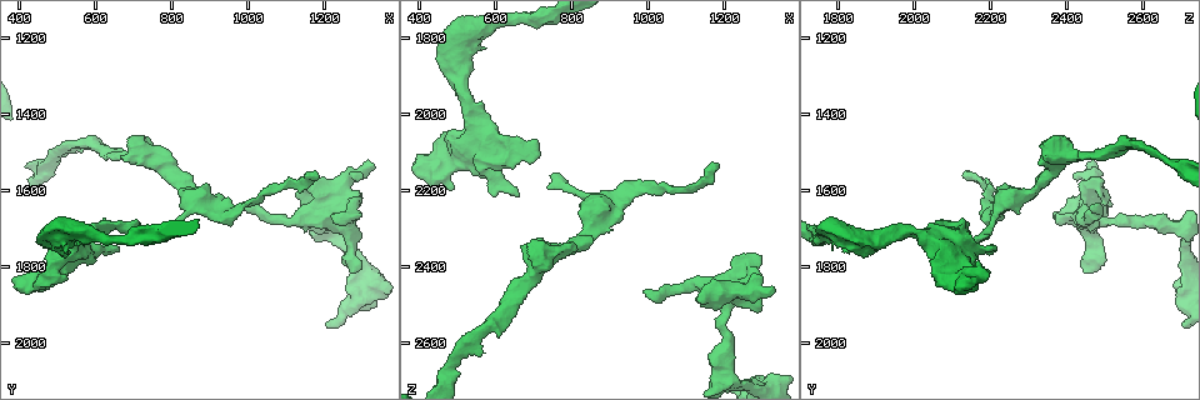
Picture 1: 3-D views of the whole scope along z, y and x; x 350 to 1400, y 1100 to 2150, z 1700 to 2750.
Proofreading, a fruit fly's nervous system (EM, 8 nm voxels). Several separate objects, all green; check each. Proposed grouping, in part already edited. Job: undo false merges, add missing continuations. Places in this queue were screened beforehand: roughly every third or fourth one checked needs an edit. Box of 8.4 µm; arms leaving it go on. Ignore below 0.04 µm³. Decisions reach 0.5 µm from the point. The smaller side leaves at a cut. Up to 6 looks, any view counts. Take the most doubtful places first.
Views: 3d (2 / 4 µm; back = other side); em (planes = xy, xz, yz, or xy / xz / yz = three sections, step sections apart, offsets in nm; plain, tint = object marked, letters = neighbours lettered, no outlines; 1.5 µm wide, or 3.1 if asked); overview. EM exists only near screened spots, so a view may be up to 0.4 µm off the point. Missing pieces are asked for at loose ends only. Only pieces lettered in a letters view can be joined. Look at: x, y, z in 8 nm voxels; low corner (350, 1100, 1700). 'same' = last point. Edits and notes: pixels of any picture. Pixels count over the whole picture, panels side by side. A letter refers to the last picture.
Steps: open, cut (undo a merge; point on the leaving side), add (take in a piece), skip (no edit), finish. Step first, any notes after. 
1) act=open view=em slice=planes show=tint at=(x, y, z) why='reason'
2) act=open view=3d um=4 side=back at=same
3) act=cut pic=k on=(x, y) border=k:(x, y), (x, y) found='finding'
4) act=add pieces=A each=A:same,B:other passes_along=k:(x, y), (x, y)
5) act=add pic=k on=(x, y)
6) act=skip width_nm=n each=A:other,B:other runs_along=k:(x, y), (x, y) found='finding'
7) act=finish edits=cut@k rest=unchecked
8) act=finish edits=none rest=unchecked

act=open view=em slice=xy step=4 show=letters at=(1140, 1640, 2495) why='an open end'

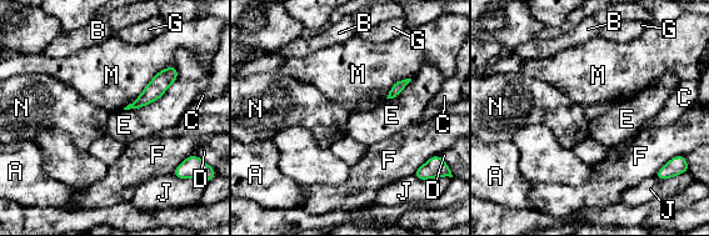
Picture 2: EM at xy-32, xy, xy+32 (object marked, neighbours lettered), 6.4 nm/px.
act=open view=em slice=planes show=letters at=same why='another direction'

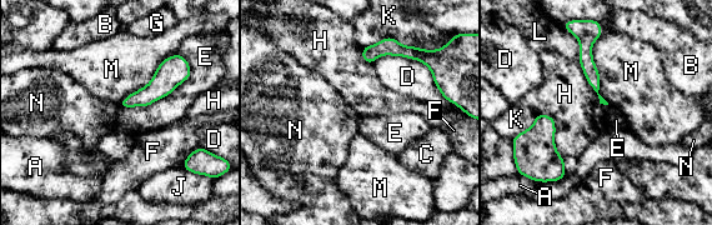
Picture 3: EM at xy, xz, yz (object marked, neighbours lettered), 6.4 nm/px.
act=skip longest_contact=D:550nm each=A:other,B:other,C:other,D:other,E:other,F:other,G:other,H:other,J:other,K:other,L:other,M:other,N:other border=3:(600, 103), (608, 104) found='none of them fits'

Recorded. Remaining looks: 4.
act=open view=3d um=4 at=(705, 1675, 2065) why='an open end'

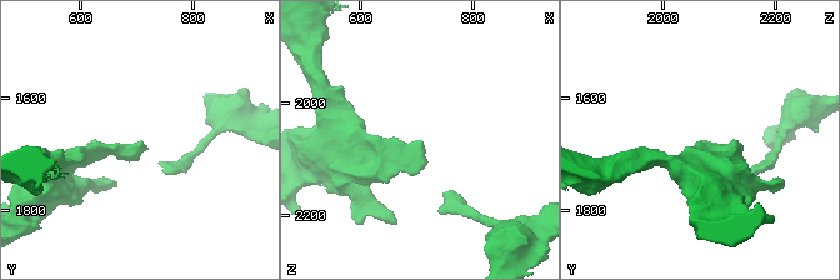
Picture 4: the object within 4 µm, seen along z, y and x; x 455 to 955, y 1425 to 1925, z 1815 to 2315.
act=open view=em slice=yz step=4 show=letters at=(705, 1680, 2075)

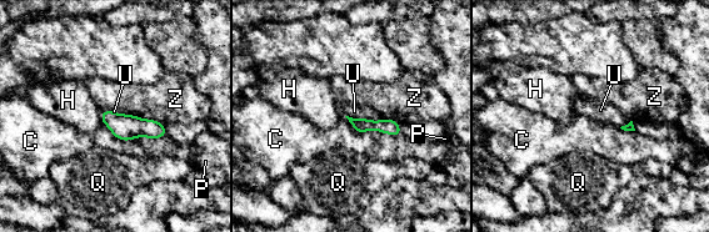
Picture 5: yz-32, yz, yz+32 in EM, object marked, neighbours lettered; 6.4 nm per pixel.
act=skip each=C:other,H:other,P:other,Q:other,U:other,Z:other runs_along=5:(354, 121), (397, 131) found='none of them fits'

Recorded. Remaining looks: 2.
act=open view=em slice=xy step=8 show=letters at=(1335, 1535, 2450) why='an open end'

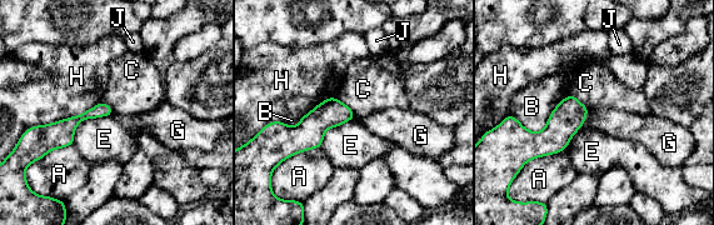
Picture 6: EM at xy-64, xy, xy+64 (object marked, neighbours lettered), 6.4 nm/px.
act=skip longest_contact=H:500nm each=A:other,B:other,C:other,E:other,G:other,H:other,J:other found='no lettered piece goes on from it'

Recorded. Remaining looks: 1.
act=finish edits=none rest=unchecked

